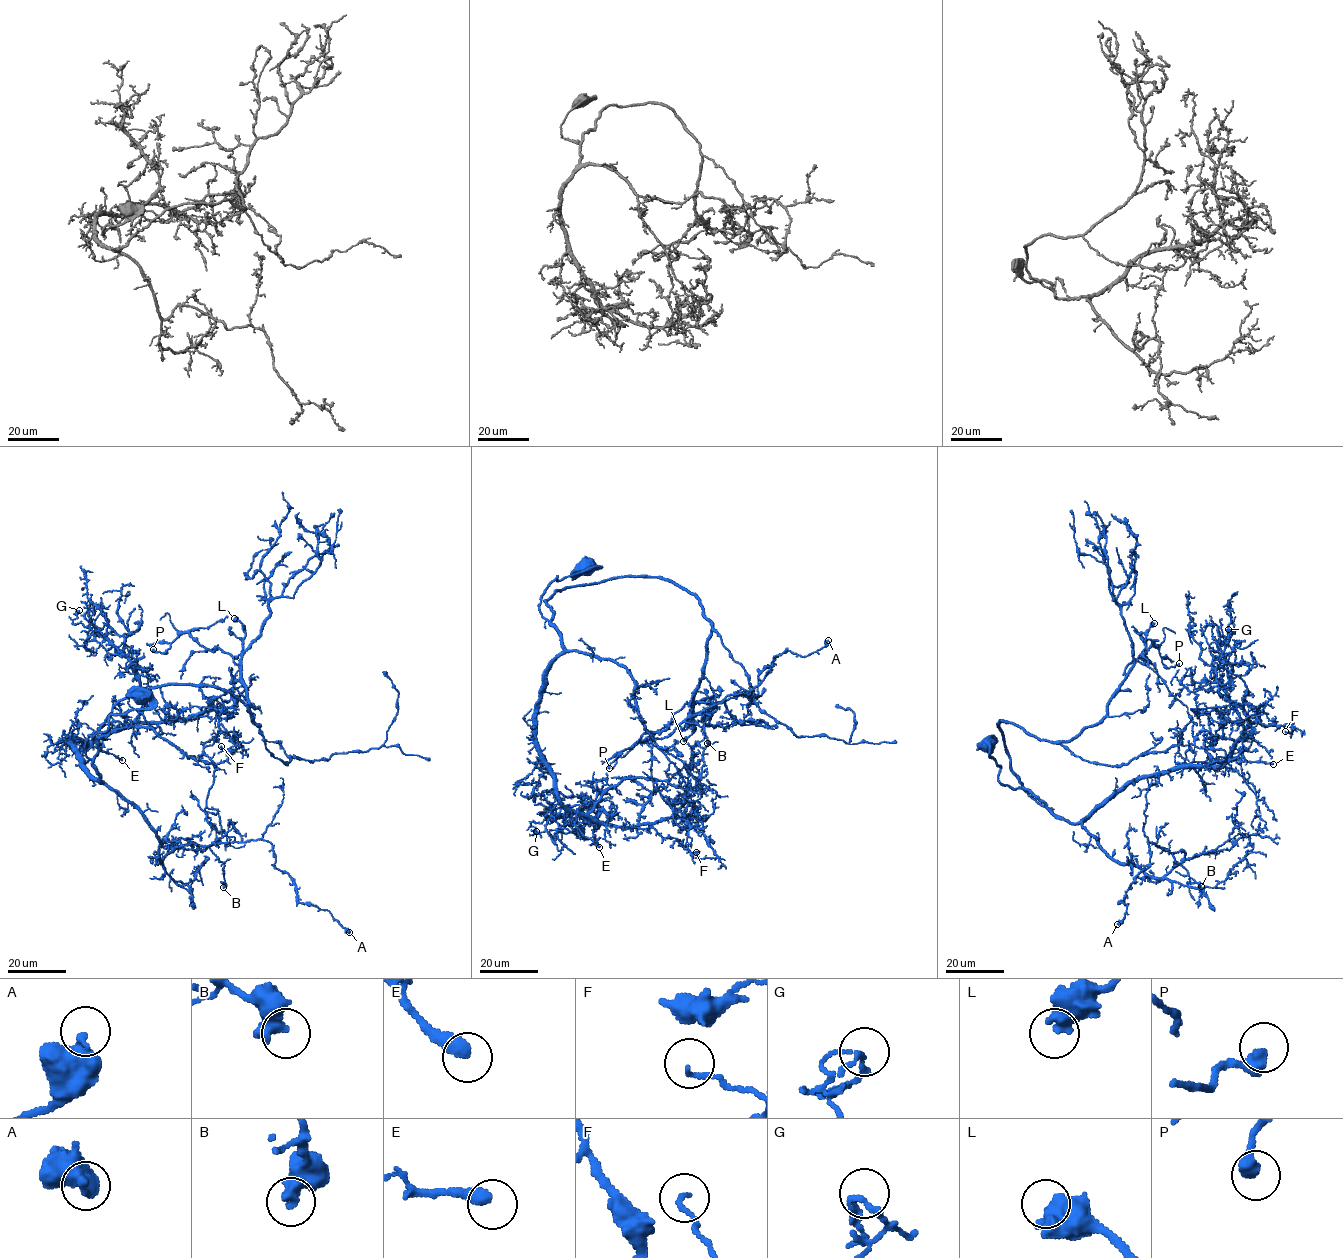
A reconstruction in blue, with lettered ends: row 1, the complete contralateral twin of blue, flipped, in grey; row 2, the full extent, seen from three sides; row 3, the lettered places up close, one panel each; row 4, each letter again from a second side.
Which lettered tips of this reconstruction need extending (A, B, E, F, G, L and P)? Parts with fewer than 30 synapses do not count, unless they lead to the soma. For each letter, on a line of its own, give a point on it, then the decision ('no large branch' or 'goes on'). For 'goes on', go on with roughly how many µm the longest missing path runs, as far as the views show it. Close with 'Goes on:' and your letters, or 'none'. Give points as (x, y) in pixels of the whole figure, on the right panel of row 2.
A: (1117, 924) | no large branch
B: (1201, 886) | no large branch
E: (1273, 764) | no large branch
F: (1285, 731) | no large branch
G: (1228, 629) | no large branch
L: (1154, 623) | no large branch
P: (1179, 663) | no large branch
Goes on: none

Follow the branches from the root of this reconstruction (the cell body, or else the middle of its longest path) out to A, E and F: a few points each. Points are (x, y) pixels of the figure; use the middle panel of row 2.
A: (586, 567), (555, 578), (539, 612), (568, 650), (626, 669), (654, 738), (828, 640)
E: (586, 567), (595, 568), (558, 576), (541, 599), (563, 649), (546, 676), (536, 739), (555, 794), (599, 847)
F: (586, 567), (539, 607), (563, 649), (541, 758), (568, 809), (683, 818), (717, 856), (696, 852)

